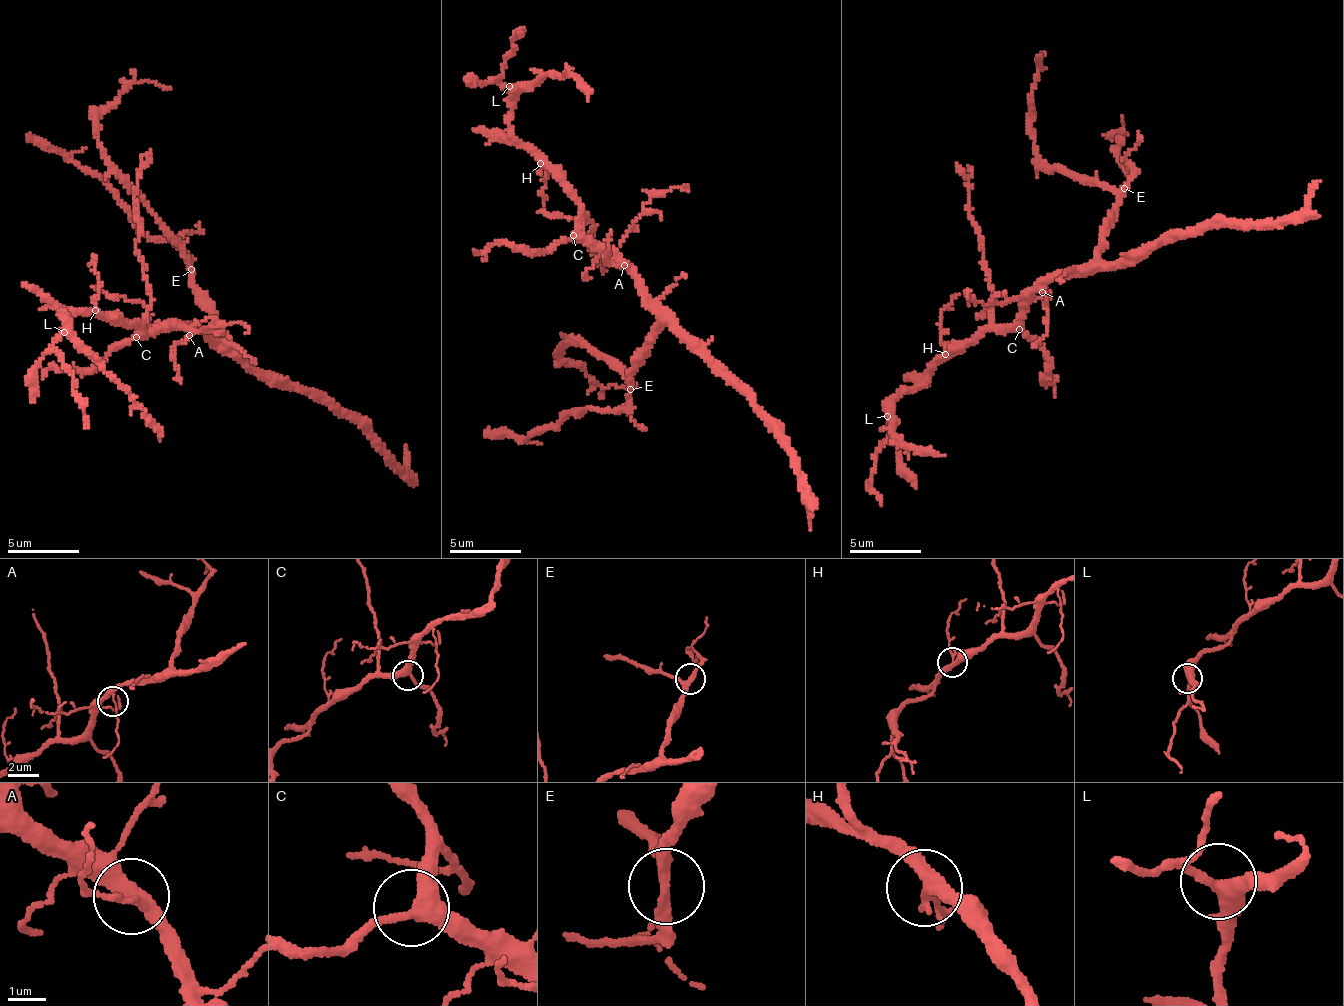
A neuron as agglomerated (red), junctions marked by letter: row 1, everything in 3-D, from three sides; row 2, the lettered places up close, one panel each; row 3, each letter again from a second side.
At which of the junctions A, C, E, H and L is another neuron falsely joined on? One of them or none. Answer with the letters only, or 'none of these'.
none of these

